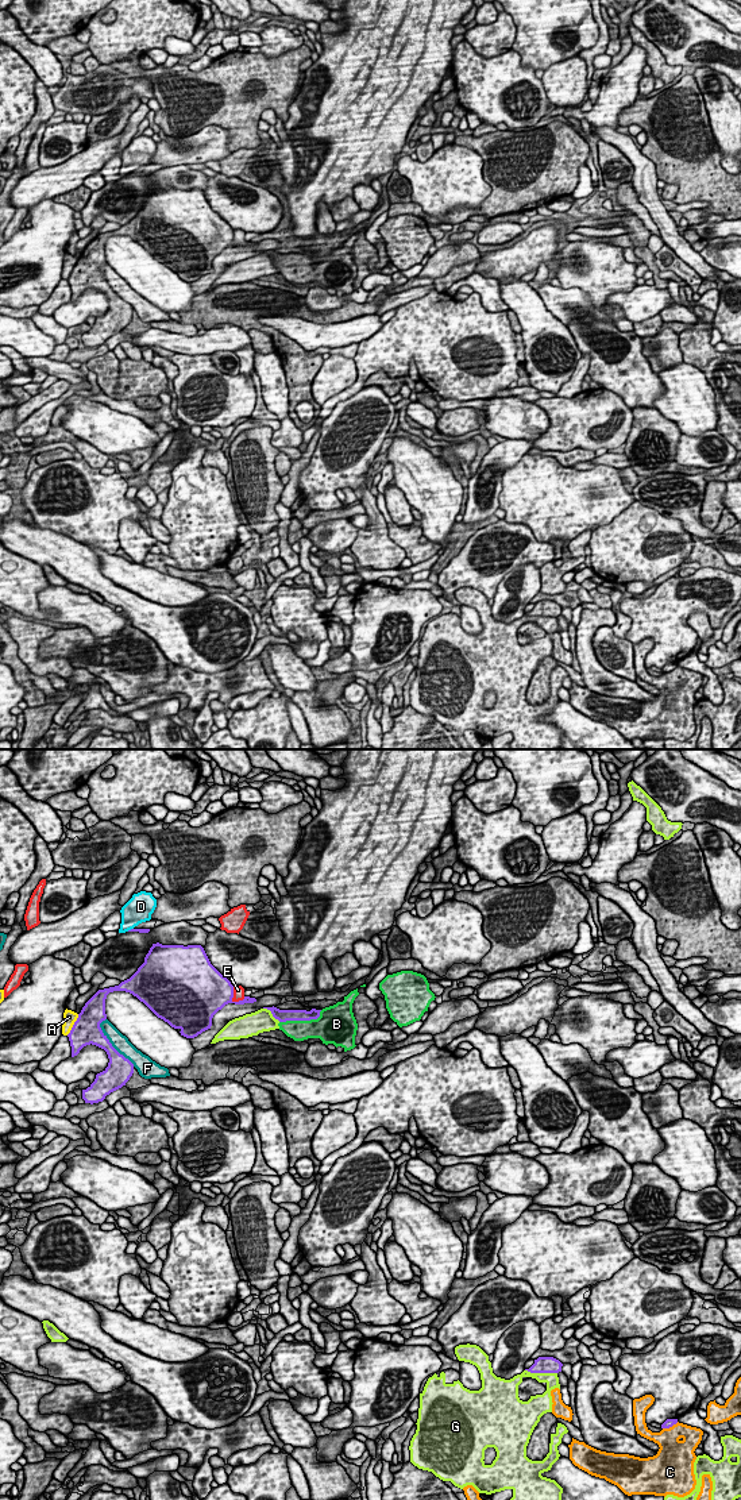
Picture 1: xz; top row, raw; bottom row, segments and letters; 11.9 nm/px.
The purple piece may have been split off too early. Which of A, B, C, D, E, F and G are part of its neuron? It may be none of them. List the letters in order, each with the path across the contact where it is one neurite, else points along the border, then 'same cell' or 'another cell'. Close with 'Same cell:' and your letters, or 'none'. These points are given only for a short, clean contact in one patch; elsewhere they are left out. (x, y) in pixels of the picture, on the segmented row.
A: another cell
B: same cell
C: another cell
D: another cell
E: another cell
F: another cell
G: another cell
Same cell: B

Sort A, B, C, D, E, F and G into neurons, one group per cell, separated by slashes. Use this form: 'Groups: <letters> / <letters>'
Groups: A / B / C / D / E / F / G

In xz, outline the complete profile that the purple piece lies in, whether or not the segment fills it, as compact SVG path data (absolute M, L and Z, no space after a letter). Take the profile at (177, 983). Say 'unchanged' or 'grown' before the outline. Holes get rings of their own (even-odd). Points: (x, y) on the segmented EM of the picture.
unchanged; M153 944L144 963L130 979L99 990L85 1003L67 1034L72 1057L92 1044L104 1049L109 1059L108 1067L82 1090L82 1099L90 1104L103 1102L107 1095L126 1086L134 1073L134 1064L112 1046L100 1027L107 1019L107 995L113 991L132 994L186 1038L211 1029L213 1015L225 1005L256 1002L250 996L232 1000L234 986L211 964L201 945Z

